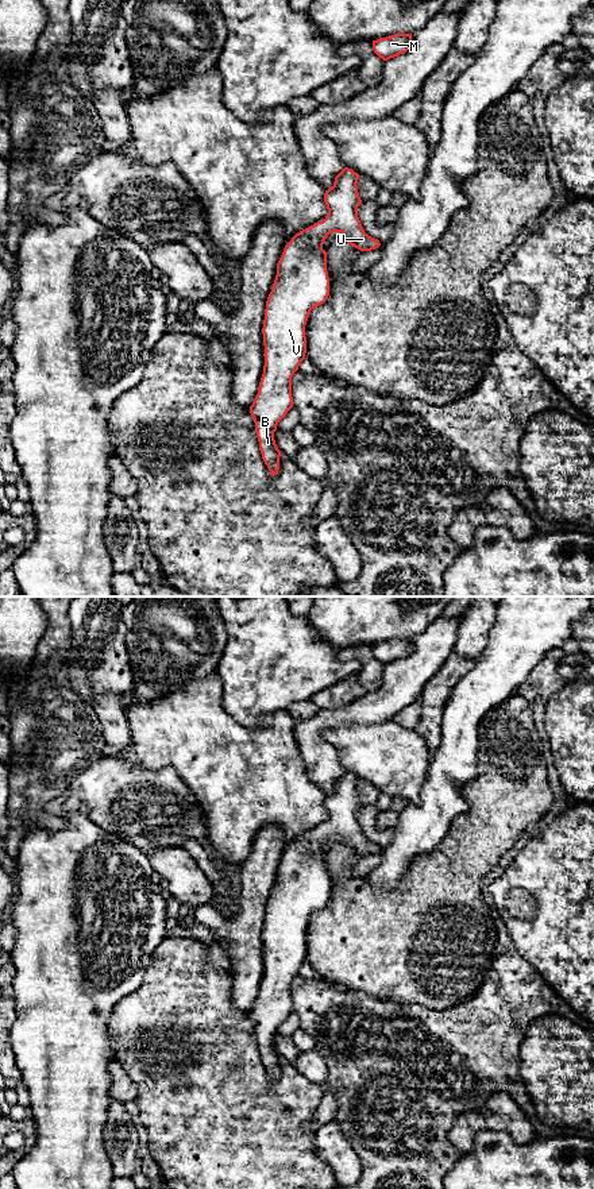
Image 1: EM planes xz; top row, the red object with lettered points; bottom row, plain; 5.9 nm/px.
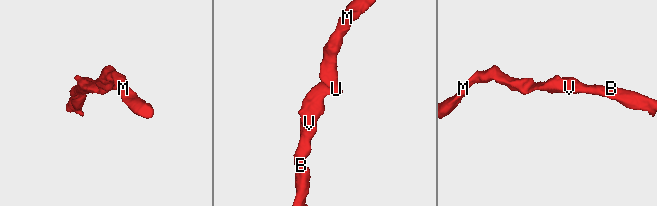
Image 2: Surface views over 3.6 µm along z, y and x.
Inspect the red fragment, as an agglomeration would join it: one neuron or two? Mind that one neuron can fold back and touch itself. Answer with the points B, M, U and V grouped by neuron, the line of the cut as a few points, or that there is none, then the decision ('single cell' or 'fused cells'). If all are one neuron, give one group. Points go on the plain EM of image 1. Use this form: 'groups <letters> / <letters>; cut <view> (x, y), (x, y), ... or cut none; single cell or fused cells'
groups B M U V; cut none; single cell

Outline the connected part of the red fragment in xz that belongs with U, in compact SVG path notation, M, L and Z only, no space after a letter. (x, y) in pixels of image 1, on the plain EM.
M348 772L335 781L333 791L324 798L325 823L296 838L277 868L262 933L263 978L250 1011L259 1055L271 1081L278 1078L282 1059L274 1036L293 1012L292 981L306 958L305 930L310 915L329 900L324 845L329 838L342 837L343 845L360 856L381 850L378 844L364 837L358 822L362 808L356 790L359 781Z

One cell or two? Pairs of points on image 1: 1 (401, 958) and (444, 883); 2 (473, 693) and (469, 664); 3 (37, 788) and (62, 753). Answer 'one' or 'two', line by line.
1: one
2: two
3: one

